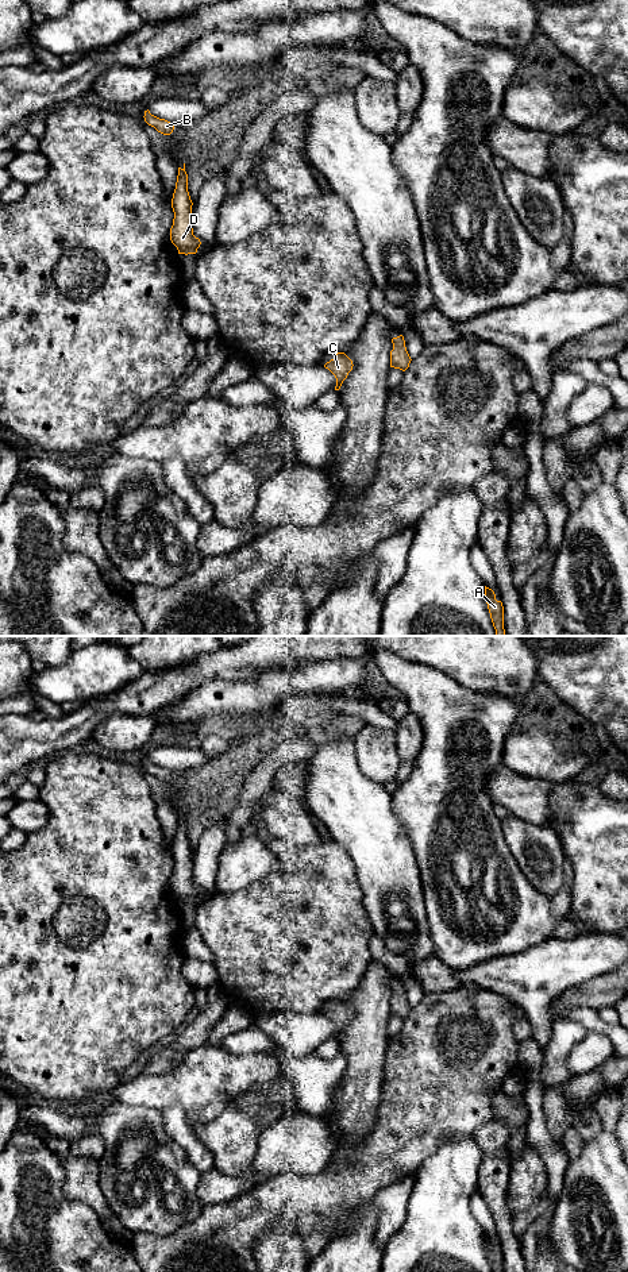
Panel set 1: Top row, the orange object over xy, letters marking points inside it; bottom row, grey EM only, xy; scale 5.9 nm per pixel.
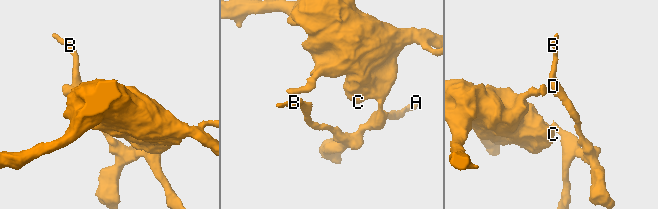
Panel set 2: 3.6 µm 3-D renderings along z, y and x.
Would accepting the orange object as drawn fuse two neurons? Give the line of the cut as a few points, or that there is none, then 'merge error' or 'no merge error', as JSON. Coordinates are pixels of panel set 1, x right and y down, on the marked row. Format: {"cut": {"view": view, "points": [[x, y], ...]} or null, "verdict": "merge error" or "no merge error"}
{"cut": null, "verdict": "no merge error"}

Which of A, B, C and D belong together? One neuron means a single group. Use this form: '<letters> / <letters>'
A B C D

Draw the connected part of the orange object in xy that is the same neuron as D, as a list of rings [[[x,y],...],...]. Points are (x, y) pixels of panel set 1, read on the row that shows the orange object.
[[[178,167],[176,189],[172,198],[174,212],[170,228],[170,240],[177,247],[178,254],[196,254],[201,242],[193,235],[192,228],[192,200],[188,192],[188,174],[184,167]]]

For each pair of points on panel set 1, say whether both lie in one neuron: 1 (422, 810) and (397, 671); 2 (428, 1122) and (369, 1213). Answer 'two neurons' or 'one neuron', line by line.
1: one neuron
2: two neurons

